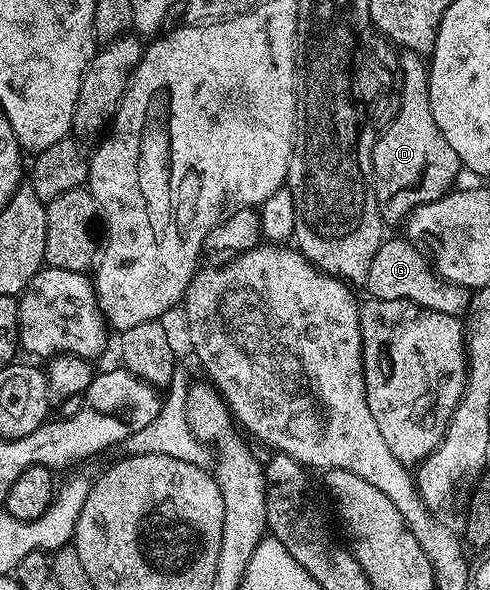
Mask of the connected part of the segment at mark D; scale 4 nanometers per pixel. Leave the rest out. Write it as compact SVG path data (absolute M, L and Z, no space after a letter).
M403 53L398 58L398 70L402 74L400 106L396 116L387 122L374 139L372 164L376 200L387 227L405 223L418 205L436 201L449 194L458 178L460 163L452 144L444 140L436 116L432 116L430 103L430 68L421 54Z

